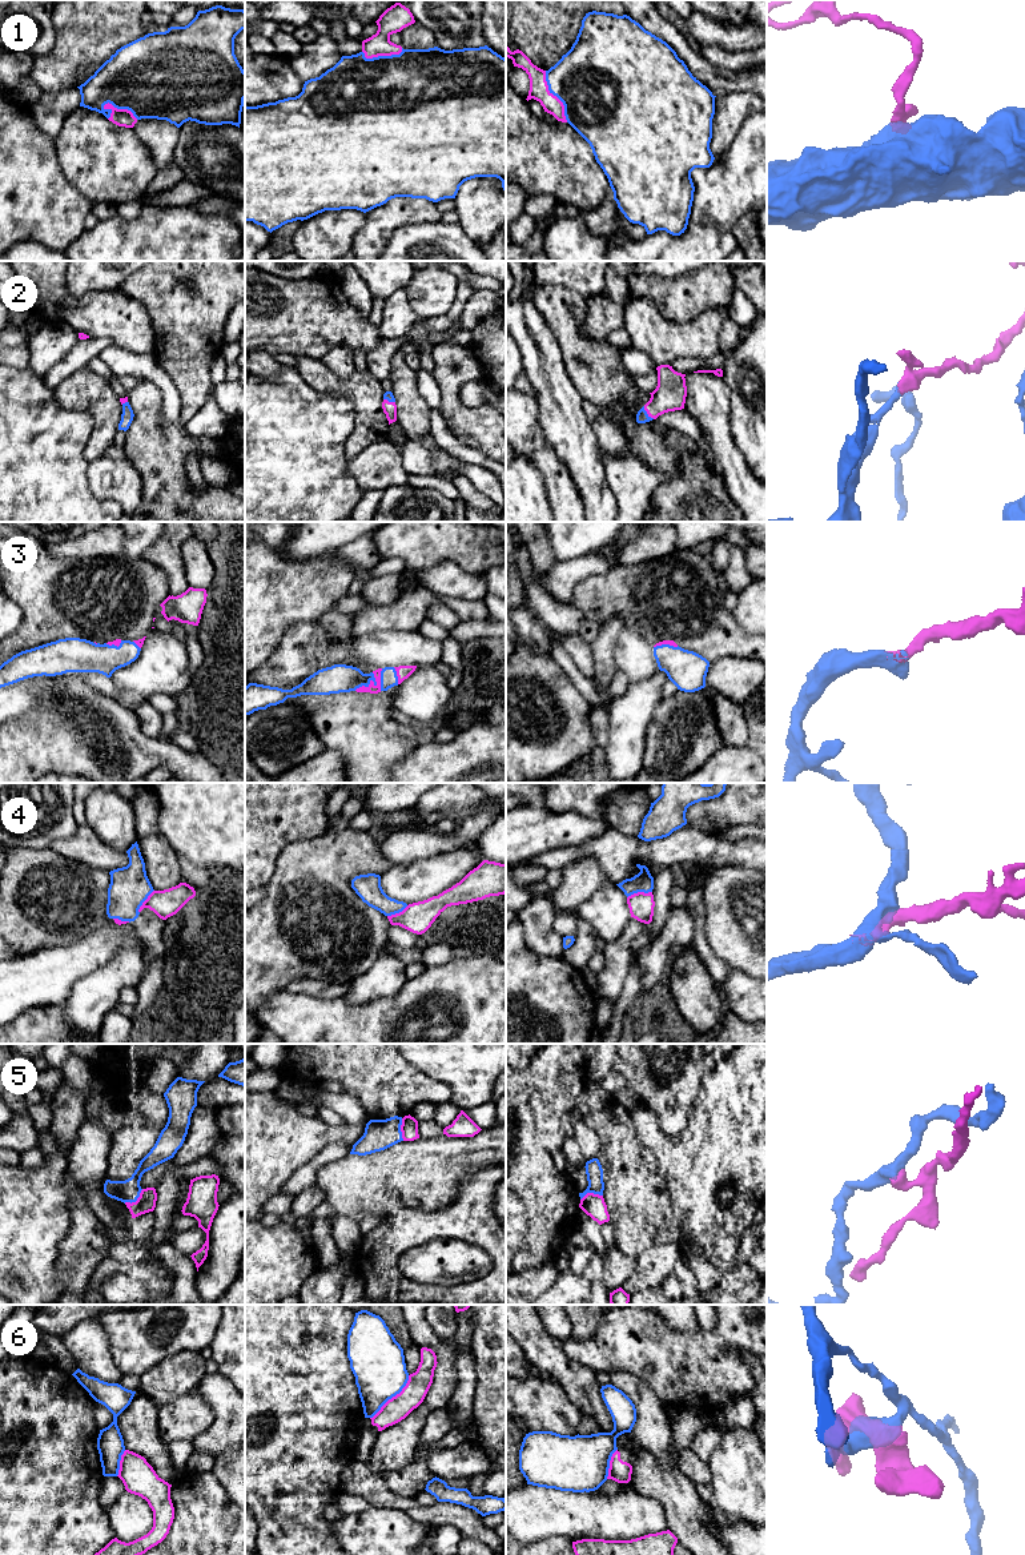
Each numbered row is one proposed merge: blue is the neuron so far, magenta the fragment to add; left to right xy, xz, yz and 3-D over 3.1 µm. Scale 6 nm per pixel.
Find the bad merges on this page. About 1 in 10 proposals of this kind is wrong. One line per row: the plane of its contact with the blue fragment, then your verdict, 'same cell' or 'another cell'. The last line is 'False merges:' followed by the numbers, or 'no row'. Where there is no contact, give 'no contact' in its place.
1: meets blue in xy; same cell
2: meets blue in yz; same cell
3: meets blue in xz; same cell
4: meets blue in yz; another cell
5: meets blue in xy; another cell
6: meets blue in xz; another cell
False merges: 4, 5, 6

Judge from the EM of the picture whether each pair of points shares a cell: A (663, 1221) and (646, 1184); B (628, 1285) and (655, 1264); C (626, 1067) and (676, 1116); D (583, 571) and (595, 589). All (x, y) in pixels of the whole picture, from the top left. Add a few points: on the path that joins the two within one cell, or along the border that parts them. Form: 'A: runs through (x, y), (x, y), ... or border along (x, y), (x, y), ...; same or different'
A: runs through (654, 1212), (646, 1204), (646, 1193); same
B: runs through (635, 1282), (648, 1270); same
C: runs through (639, 1080), (664, 1105); same
D: border along (611, 565), (583, 578), (570, 601); different

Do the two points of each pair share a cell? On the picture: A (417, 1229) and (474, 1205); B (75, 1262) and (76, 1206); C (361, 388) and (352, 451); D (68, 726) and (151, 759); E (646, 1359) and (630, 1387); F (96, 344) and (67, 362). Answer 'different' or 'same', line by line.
A: same
B: same
C: same
D: same
E: different
F: same

